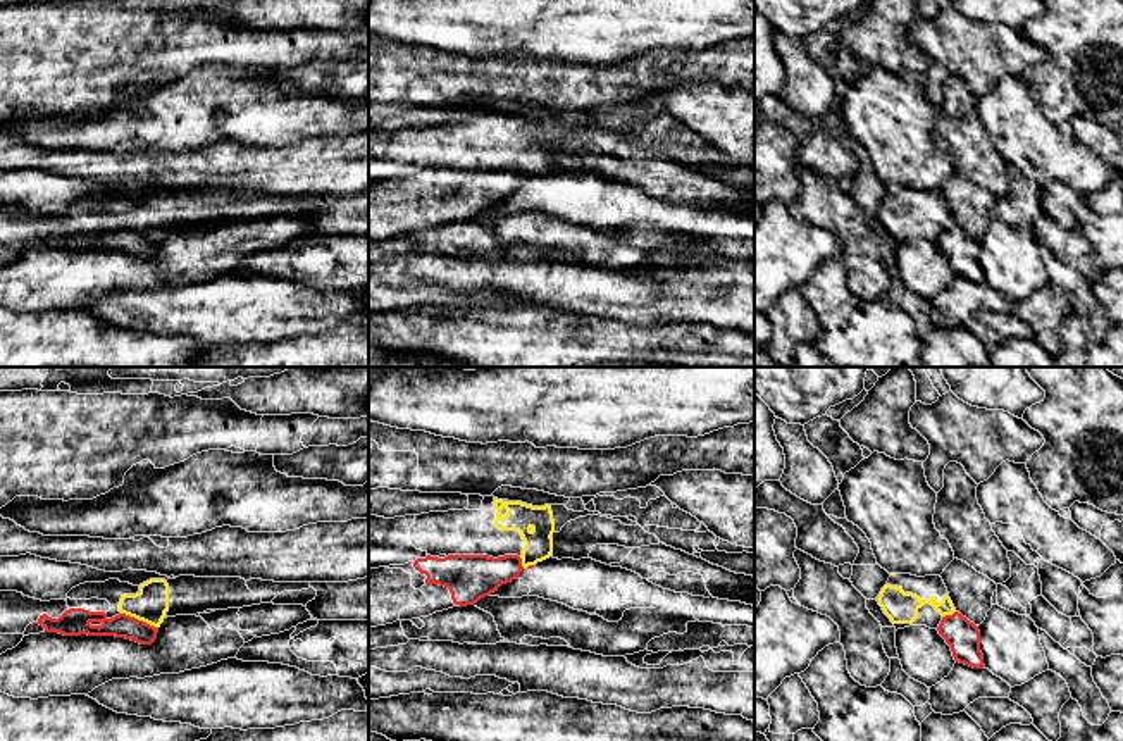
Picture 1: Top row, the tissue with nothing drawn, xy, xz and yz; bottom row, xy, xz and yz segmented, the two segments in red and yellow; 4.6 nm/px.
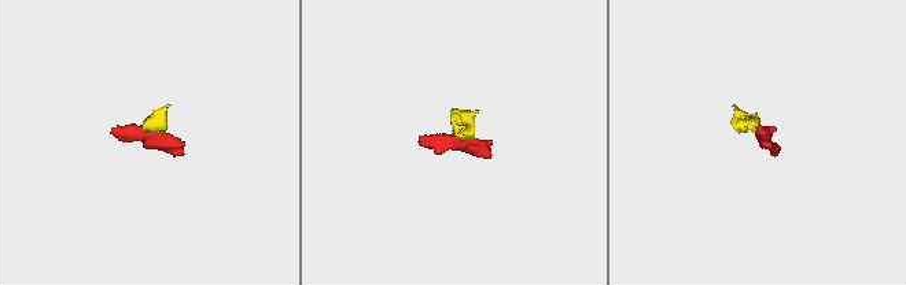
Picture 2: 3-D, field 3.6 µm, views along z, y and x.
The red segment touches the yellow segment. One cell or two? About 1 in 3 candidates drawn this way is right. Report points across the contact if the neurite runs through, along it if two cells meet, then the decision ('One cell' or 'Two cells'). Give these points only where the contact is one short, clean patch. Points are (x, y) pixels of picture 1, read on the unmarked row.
Boundary: xy (121, 226), (157, 242). Two cells

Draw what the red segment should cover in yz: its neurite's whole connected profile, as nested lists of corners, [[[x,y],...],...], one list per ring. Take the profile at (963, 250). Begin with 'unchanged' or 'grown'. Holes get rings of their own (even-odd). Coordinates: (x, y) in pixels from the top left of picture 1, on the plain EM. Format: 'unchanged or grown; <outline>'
unchanged; [[[959,226],[942,231],[939,248],[951,260],[956,276],[973,283],[983,283],[983,269],[980,265],[978,241],[963,231]]]

